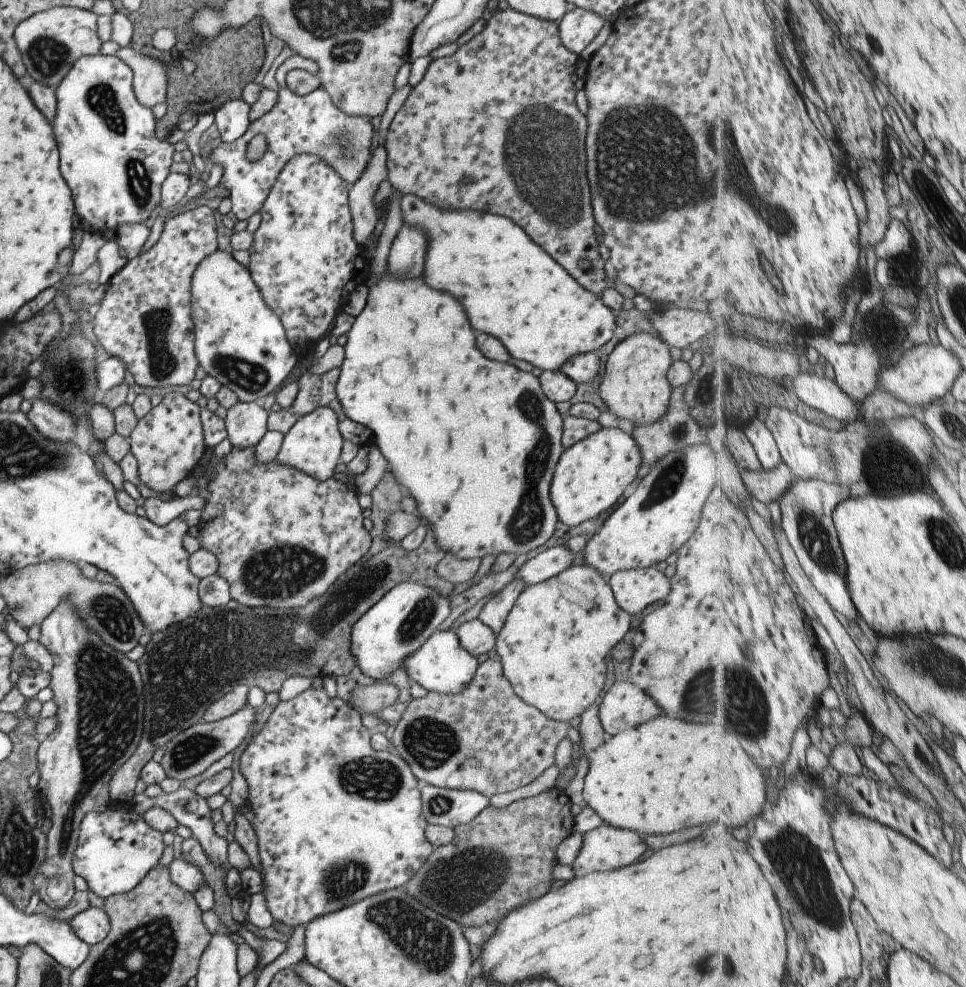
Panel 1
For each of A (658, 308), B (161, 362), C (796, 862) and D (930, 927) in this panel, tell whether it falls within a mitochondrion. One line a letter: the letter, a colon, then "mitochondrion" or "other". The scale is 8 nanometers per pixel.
A: other
B: mitochondrion
C: mitochondrion
D: other

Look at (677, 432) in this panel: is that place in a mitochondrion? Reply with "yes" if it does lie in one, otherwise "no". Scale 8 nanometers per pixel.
yes

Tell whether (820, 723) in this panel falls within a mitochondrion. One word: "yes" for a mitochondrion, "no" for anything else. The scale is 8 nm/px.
no

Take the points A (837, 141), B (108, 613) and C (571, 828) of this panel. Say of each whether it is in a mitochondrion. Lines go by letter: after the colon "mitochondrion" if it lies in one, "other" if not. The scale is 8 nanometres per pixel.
A: other
B: mitochondrion
C: other

